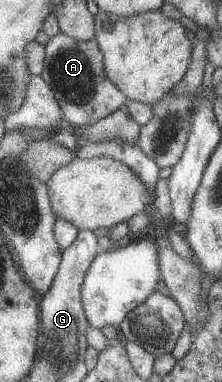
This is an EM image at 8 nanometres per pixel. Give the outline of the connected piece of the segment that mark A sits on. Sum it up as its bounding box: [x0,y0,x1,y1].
[40,31,126,126]

